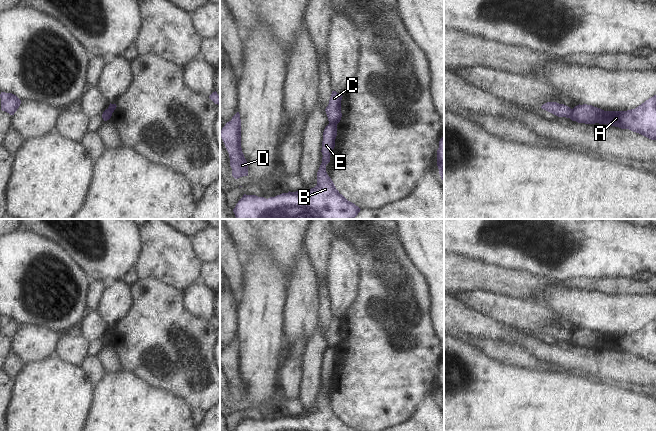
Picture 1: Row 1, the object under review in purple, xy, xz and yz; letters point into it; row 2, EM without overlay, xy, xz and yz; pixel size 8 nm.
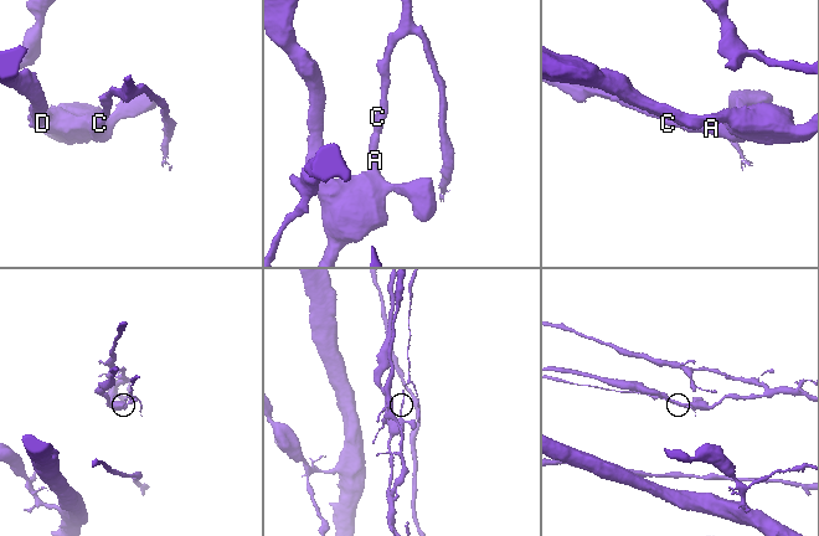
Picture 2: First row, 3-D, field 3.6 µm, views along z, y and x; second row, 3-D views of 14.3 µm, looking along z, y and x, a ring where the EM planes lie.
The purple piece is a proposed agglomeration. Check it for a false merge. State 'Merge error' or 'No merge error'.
Merge error.

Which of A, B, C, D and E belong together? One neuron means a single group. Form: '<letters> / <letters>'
A B D E / C

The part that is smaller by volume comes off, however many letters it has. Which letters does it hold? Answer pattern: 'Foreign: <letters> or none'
Foreign: C.

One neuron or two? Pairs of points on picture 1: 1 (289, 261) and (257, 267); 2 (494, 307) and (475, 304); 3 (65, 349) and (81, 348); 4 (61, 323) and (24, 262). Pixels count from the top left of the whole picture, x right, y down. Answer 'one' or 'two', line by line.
1: two
2: one
3: one
4: one

